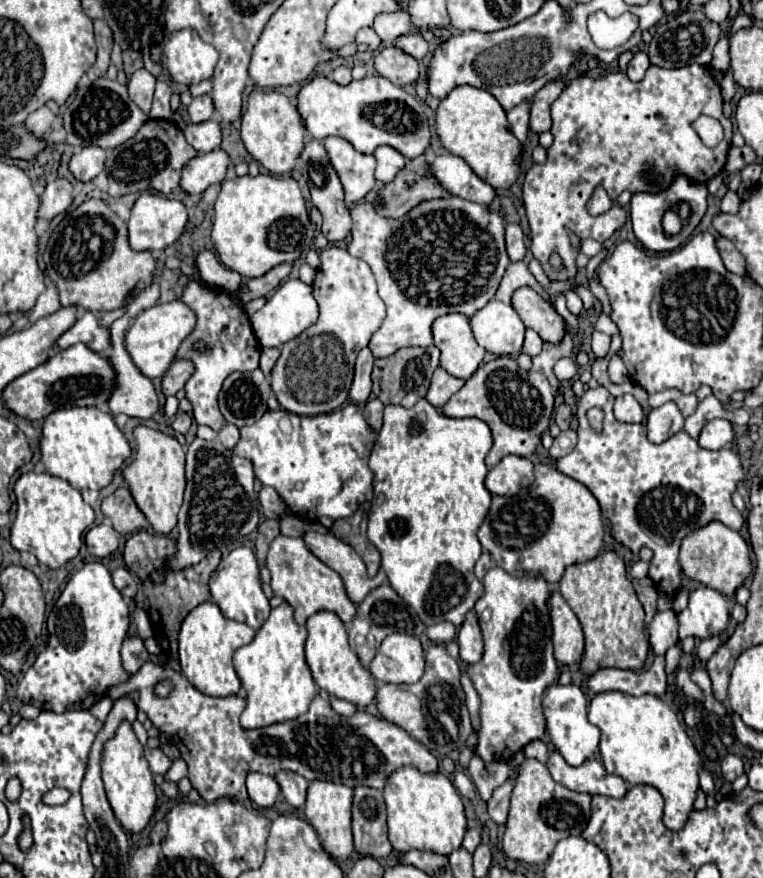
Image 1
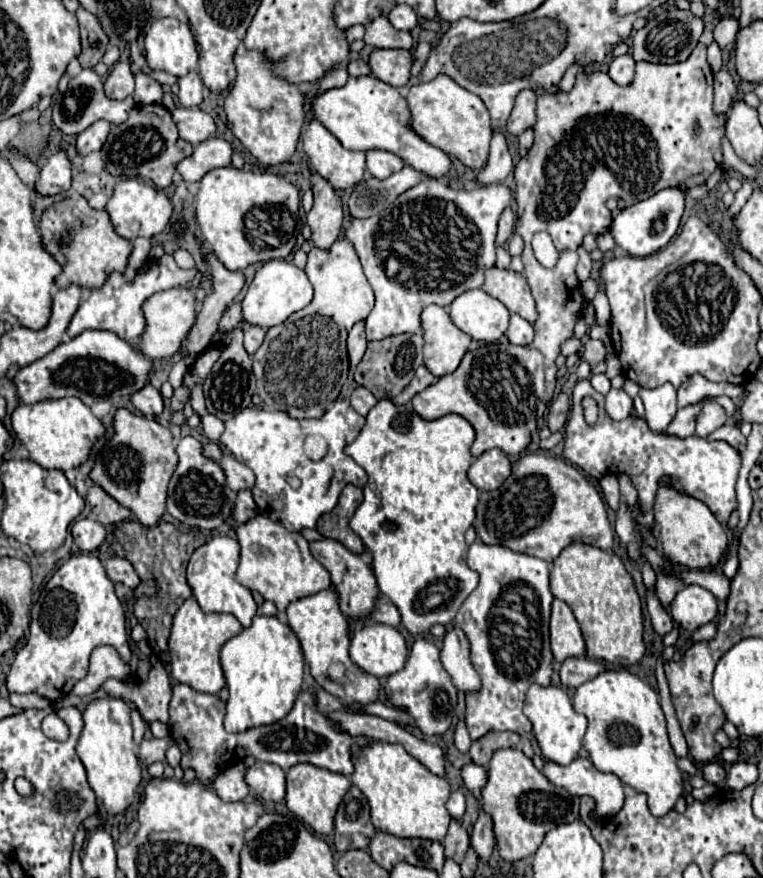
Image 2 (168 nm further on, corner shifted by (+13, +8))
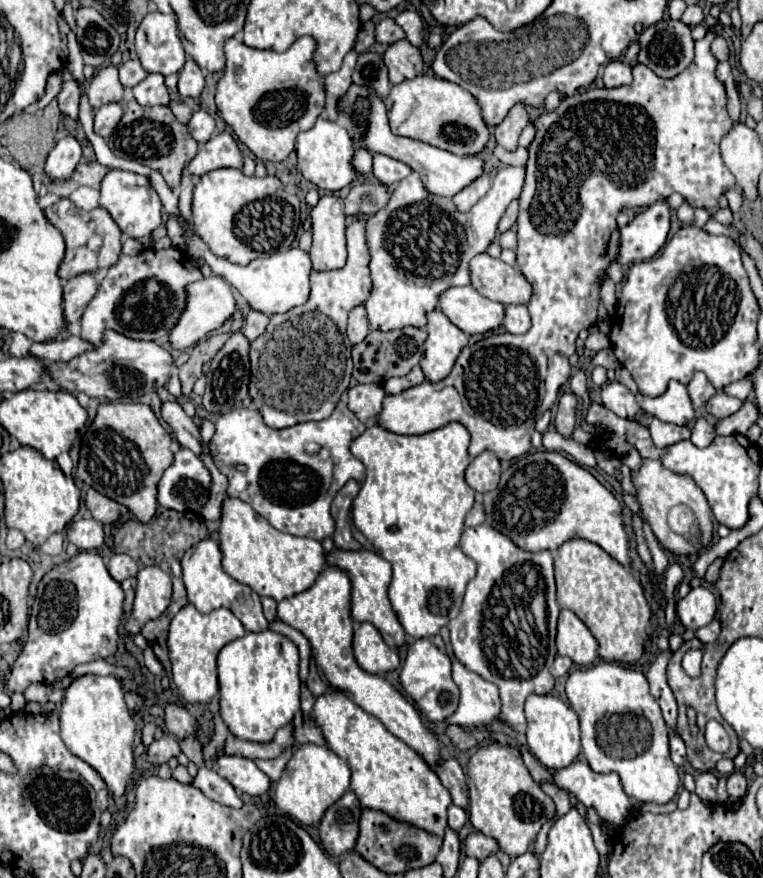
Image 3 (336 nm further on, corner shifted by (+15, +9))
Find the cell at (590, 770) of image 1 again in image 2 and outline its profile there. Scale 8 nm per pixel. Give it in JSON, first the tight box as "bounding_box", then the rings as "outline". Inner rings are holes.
{"bounding_box":[542,757,624,819],"outline":[[[576,757],[570,765],[556,765],[552,761],[546,761],[542,773],[548,777],[548,781],[552,785],[562,787],[562,789],[566,789],[572,795],[578,795],[578,797],[588,795],[588,797],[592,797],[596,801],[596,815],[602,817],[602,819],[614,817],[622,809],[622,805],[624,805],[624,787],[622,787],[622,781],[614,773],[602,773],[602,771],[594,769],[590,759]]]}

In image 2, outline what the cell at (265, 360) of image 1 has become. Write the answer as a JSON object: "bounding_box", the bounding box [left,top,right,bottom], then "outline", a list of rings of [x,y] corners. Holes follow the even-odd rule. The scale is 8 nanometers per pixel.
{"bounding_box":[244,325,266,355],"outline":[[[248,325],[244,327],[244,347],[250,355],[254,355],[254,351],[262,345],[266,331],[260,325]]]}

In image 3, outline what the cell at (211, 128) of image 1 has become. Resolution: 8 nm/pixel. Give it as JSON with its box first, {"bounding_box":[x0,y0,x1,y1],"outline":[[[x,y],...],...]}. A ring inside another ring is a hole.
{"bounding_box":[186,110,216,144],"outline":[[[196,110],[196,112],[192,114],[192,118],[188,120],[186,126],[188,126],[190,136],[192,136],[196,142],[200,142],[200,144],[208,142],[208,140],[212,138],[212,134],[216,132],[214,118],[212,118],[210,114],[206,114],[204,110]]]}

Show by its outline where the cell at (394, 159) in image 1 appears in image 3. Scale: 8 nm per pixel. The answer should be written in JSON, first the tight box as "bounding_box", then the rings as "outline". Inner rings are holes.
{"bounding_box":[372,154,410,186],"outline":[[[374,154],[374,164],[372,164],[372,174],[386,186],[394,186],[402,178],[410,174],[410,166],[406,166],[400,160],[394,160],[384,154]]]}

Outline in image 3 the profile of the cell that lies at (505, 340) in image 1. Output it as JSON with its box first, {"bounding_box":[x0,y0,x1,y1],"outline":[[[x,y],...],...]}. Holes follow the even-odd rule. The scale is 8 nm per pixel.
{"bounding_box":[440,286,504,334],"outline":[[[472,286],[450,288],[440,296],[440,310],[464,334],[484,334],[504,322],[504,306],[488,300]]]}

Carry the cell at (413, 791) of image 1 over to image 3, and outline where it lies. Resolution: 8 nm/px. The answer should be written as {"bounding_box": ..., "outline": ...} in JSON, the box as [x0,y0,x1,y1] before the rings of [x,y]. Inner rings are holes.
{"bounding_box":[312,690,452,836],"outline":[[[330,690],[328,694],[318,696],[312,714],[320,724],[328,746],[350,766],[350,788],[358,796],[362,808],[388,812],[388,816],[408,820],[408,824],[416,824],[416,828],[424,828],[434,836],[444,834],[448,826],[446,808],[452,804],[450,792],[418,752],[388,732],[380,720],[356,706],[344,692]]]}

